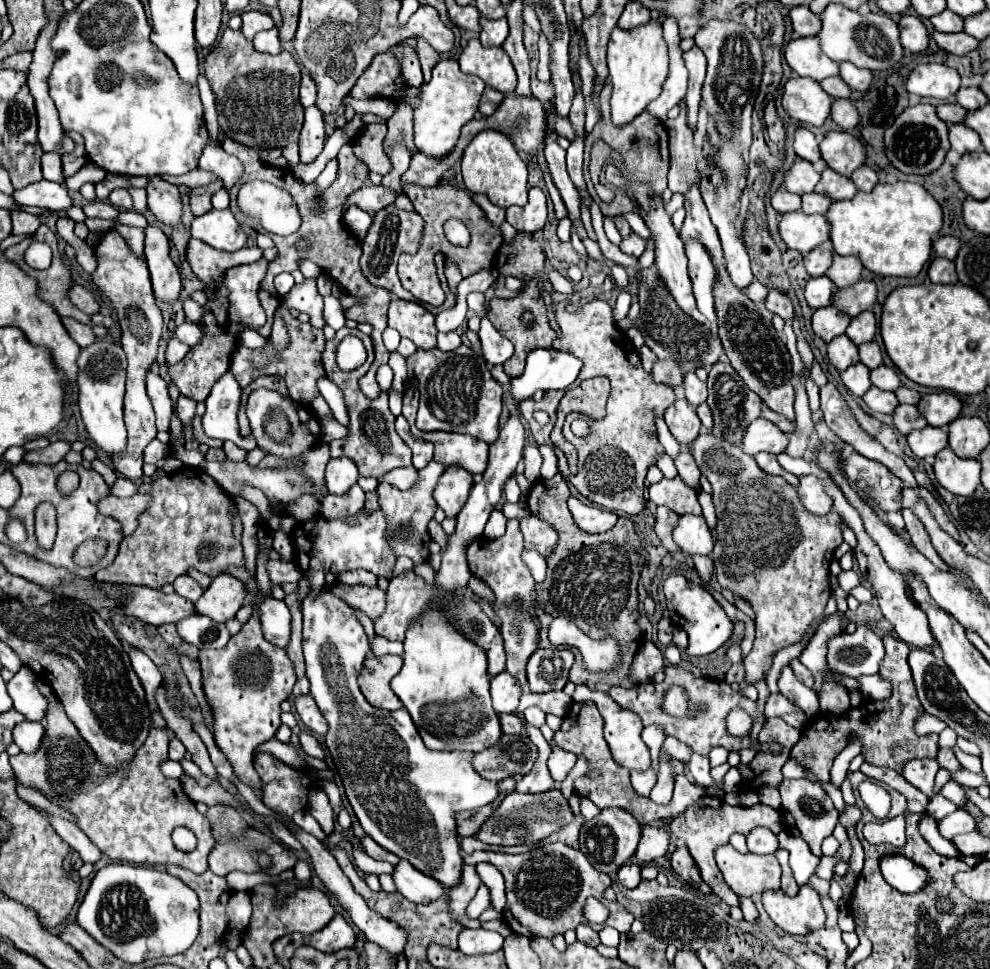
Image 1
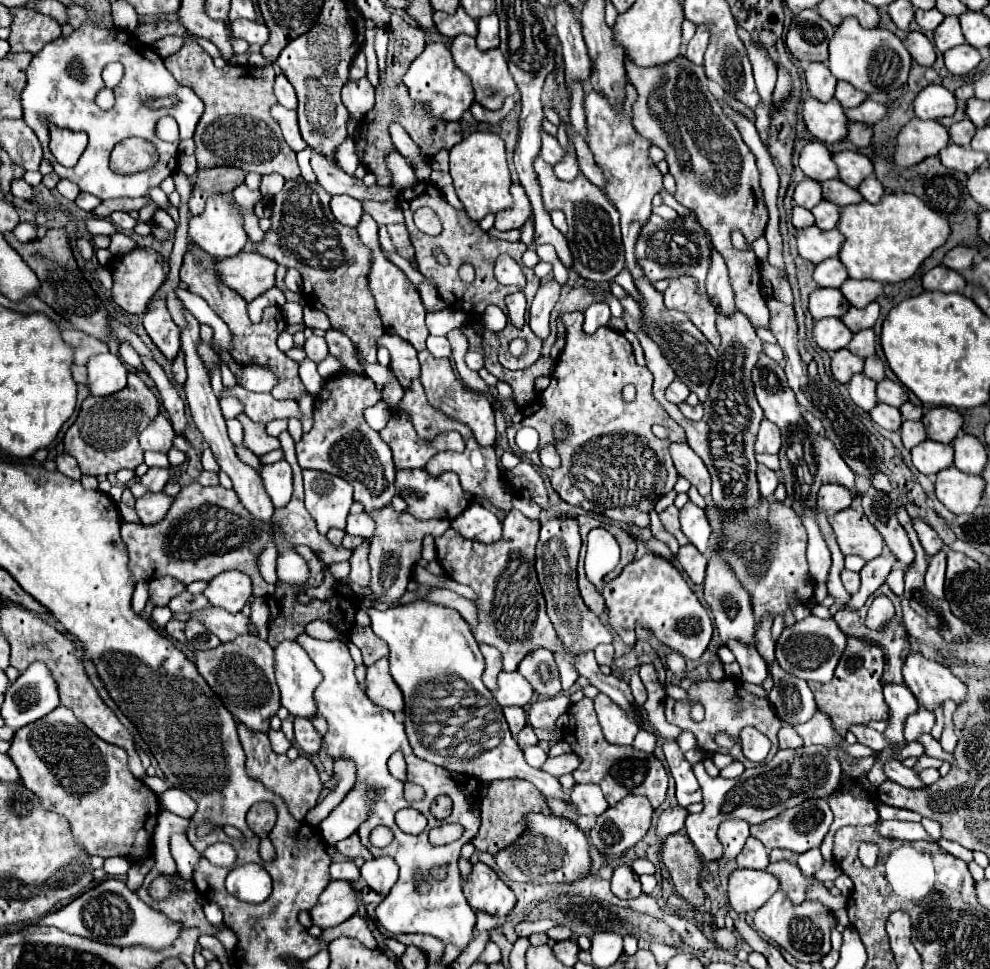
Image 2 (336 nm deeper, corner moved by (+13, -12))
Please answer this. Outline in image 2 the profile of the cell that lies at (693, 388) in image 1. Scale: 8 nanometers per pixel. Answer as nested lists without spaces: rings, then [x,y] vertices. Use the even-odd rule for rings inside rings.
[[[674,380],[674,382],[666,388],[666,400],[674,402],[674,404],[684,402],[684,400],[688,398],[688,394],[690,394],[690,390],[688,390],[686,384],[682,384],[680,380]]]

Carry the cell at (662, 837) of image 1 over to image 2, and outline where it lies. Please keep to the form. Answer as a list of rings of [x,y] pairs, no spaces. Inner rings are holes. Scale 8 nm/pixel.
[[[674,806],[674,808],[668,808],[660,814],[658,818],[658,828],[656,828],[656,834],[664,840],[666,836],[674,834],[674,832],[680,832],[684,828],[684,820],[688,816],[688,808],[684,806]]]

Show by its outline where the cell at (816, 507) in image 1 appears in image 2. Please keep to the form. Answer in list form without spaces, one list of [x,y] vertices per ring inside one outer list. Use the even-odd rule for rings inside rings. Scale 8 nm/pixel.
[[[824,484],[818,492],[818,506],[824,510],[844,510],[850,508],[856,498],[856,492],[850,492],[840,484]]]

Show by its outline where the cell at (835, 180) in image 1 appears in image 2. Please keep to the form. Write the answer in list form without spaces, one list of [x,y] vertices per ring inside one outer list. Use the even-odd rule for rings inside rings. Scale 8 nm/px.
[[[834,178],[834,180],[826,180],[822,184],[824,190],[824,198],[838,204],[838,206],[848,206],[848,204],[858,204],[862,202],[862,194],[854,188],[850,188],[848,184],[844,184],[842,180]]]

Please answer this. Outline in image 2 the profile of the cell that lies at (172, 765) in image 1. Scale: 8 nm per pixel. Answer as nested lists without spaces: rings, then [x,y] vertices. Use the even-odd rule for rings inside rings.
[[[146,776],[146,778],[144,778],[144,784],[146,784],[154,794],[158,794],[158,796],[160,796],[164,790],[168,790],[168,782],[166,782],[164,778],[158,778],[158,776],[152,776],[152,778]]]

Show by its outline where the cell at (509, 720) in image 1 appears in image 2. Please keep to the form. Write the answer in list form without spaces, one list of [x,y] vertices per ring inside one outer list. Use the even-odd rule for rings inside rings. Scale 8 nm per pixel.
[[[506,706],[504,716],[506,716],[506,722],[510,726],[512,736],[516,736],[526,726],[526,712],[520,706]]]

